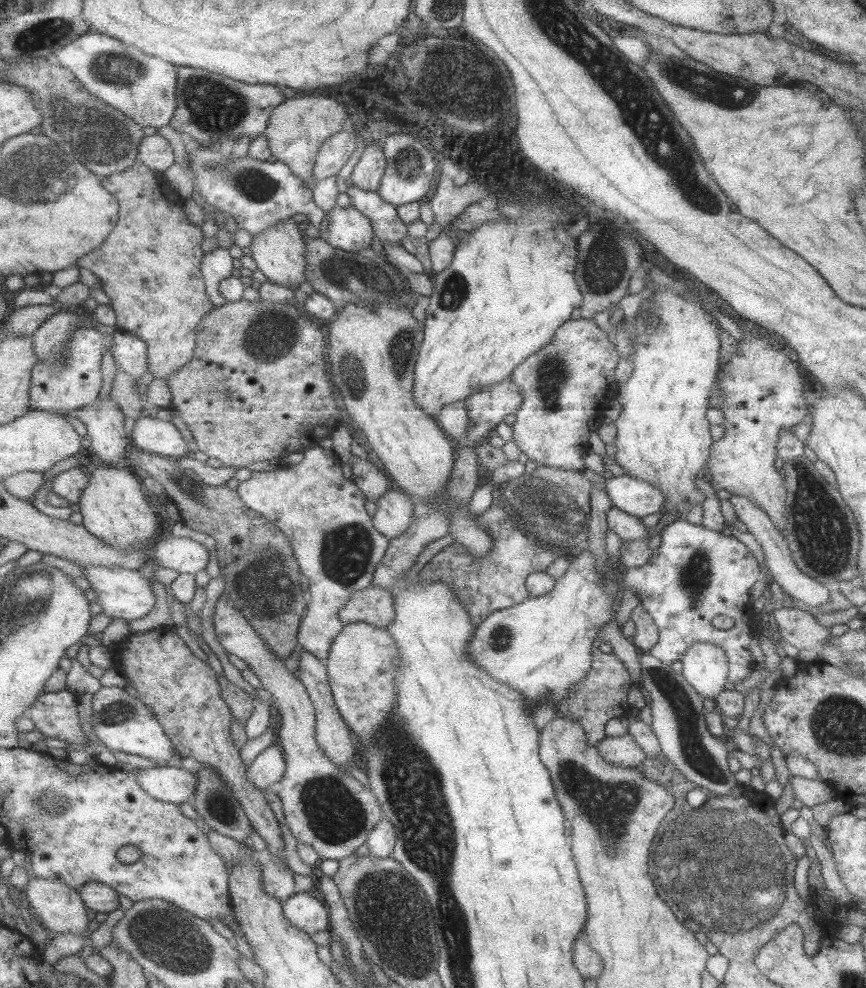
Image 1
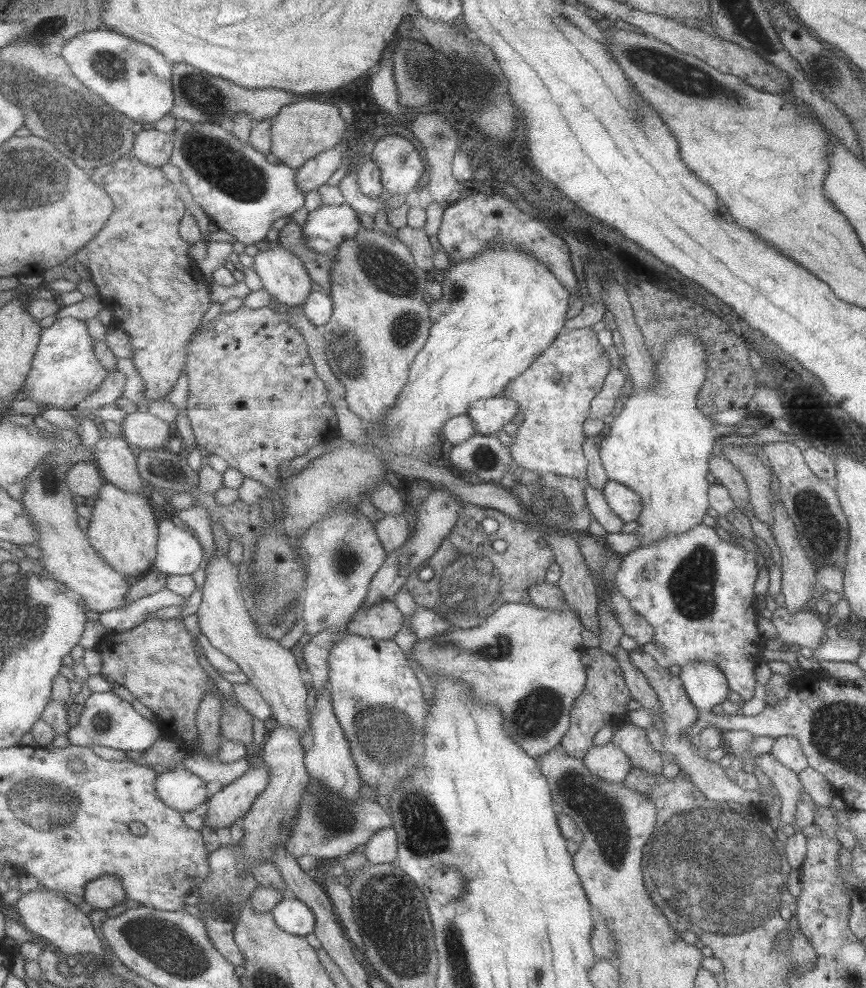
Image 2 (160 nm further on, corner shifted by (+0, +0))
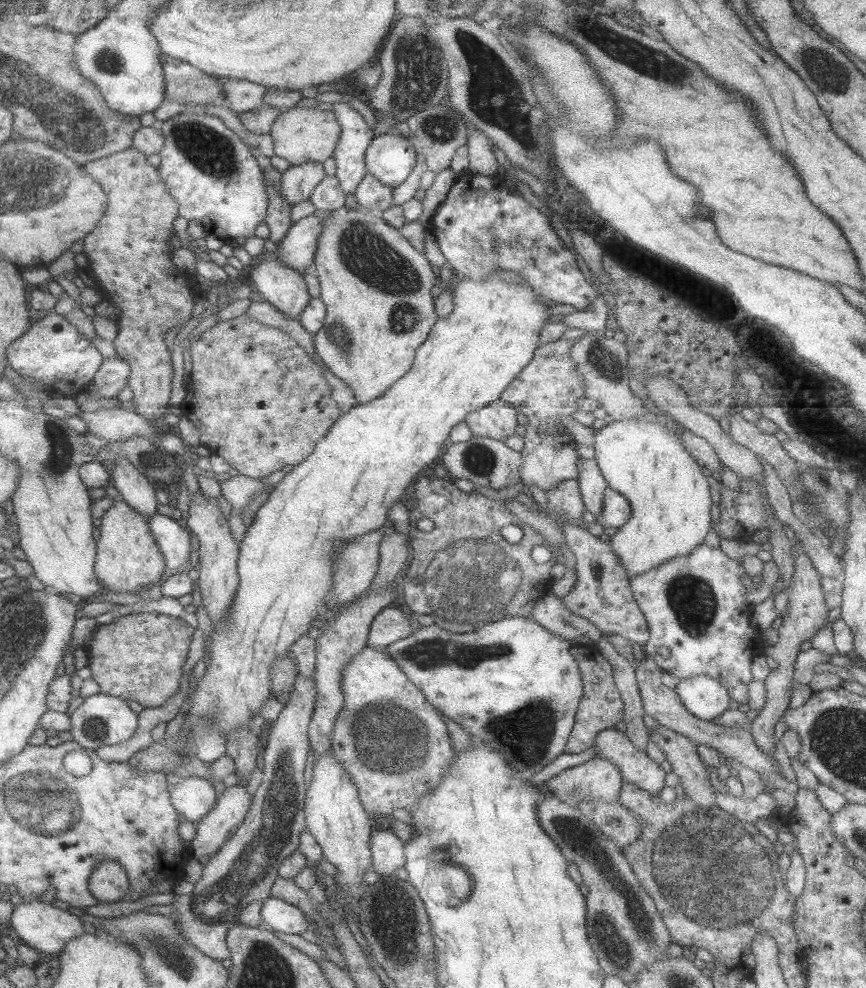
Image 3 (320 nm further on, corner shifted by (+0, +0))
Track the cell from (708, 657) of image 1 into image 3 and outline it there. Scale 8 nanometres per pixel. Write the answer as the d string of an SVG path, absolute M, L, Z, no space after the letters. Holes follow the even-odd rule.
M702 674L680 680L674 691L685 710L699 720L711 721L729 708L726 688Z

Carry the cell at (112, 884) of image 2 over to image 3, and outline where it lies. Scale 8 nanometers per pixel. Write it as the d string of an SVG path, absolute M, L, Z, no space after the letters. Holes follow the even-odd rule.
M105 857L94 866L90 889L99 902L117 901L131 890L132 882L121 861Z

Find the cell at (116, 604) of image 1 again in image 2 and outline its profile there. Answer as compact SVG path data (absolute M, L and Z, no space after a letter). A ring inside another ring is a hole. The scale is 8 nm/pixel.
M34 424L28 428L54 444L44 461L41 461L40 465L24 478L25 494L21 500L37 533L41 535L39 547L45 552L45 556L39 560L40 564L44 565L45 570L51 574L51 581L61 585L63 583L63 587L66 585L79 598L85 598L89 610L102 613L126 607L129 605L127 594L133 586L132 578L126 578L124 574L105 563L105 559L92 546L87 532L81 530L79 526L76 494L68 485L69 471L78 462L95 459L95 447L86 448L82 443L73 445L61 435L55 434L55 431L47 431Z

